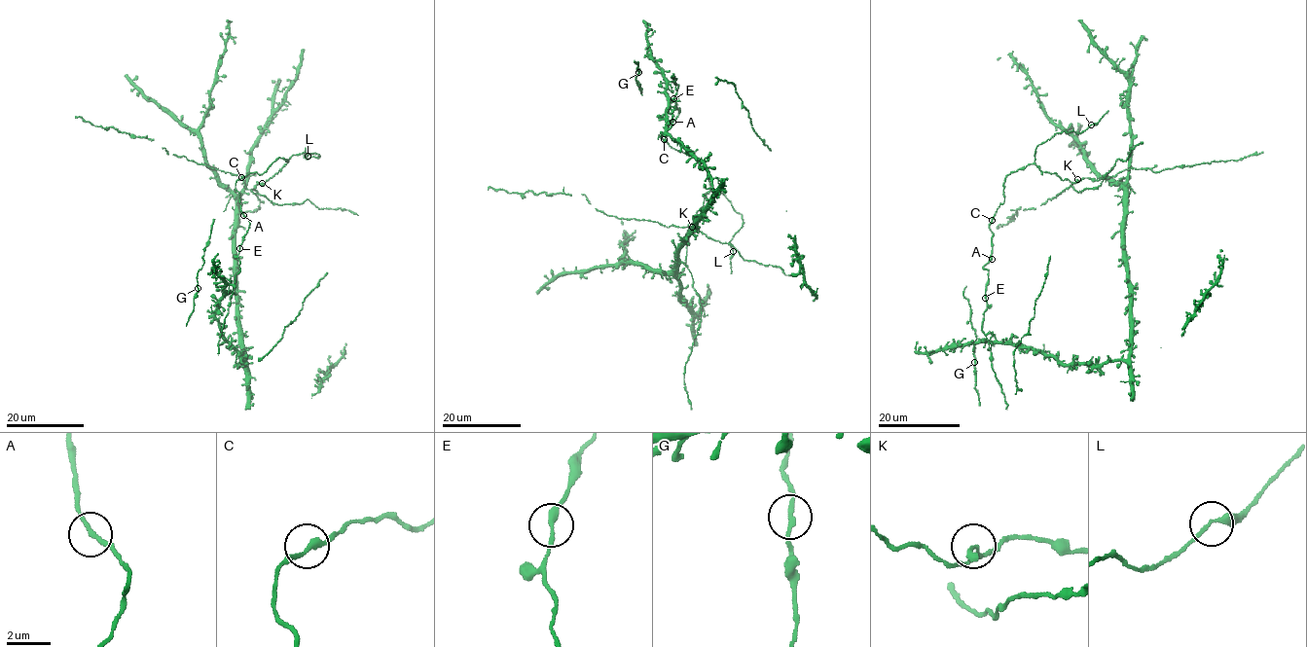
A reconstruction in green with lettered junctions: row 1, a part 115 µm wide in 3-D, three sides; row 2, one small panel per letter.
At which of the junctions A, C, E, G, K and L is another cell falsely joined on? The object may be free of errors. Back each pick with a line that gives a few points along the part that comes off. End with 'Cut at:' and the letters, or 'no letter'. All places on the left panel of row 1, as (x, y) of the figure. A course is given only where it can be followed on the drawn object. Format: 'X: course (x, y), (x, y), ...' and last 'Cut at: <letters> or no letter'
Cut at: no letter

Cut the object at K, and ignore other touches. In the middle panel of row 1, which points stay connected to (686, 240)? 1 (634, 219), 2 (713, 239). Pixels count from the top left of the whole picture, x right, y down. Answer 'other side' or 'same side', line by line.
1: other side
2: other side

